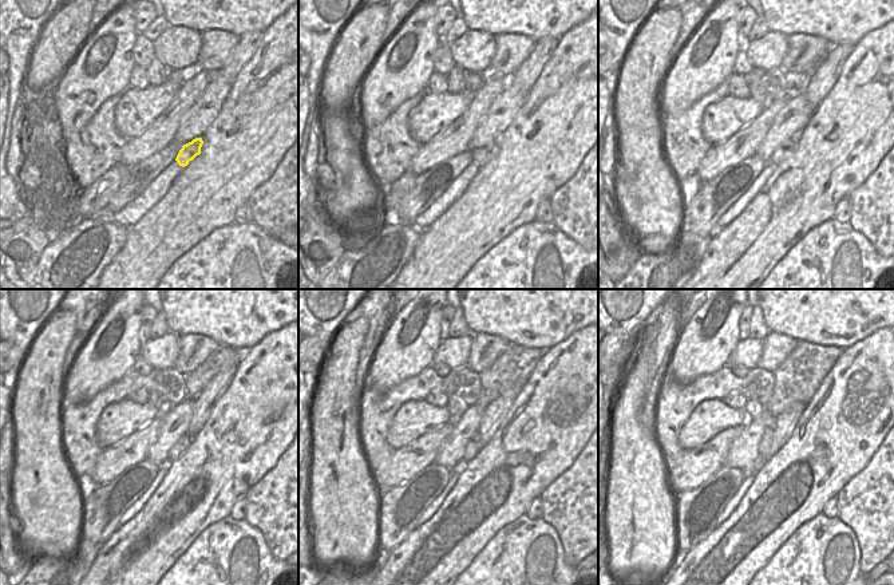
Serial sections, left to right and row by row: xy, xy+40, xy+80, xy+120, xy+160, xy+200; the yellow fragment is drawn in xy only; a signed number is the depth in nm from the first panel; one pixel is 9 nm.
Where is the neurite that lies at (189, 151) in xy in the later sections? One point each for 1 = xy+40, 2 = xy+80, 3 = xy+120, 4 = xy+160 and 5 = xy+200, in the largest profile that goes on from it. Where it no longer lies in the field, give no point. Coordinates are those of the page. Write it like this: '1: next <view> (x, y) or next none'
1: next xy+40 (481, 157)
2: next xy+80 (786, 147)
3: next xy+120 (182, 445)
4: next xy+160 (474, 446)
5: next xy+200 (767, 437)

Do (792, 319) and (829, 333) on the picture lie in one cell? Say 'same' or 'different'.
same

